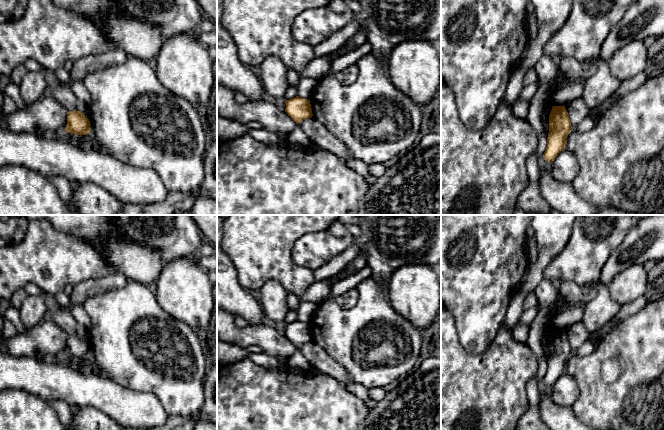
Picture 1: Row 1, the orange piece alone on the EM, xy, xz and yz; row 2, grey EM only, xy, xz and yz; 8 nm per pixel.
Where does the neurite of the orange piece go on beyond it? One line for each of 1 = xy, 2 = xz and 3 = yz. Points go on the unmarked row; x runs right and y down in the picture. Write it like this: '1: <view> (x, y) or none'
1: none
2: none
3: none

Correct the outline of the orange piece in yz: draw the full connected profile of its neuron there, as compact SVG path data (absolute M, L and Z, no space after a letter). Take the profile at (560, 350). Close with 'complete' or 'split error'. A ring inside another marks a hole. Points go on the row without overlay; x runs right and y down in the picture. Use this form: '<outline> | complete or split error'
M553 330L549 339L547 371L543 378L546 385L554 385L566 371L567 361L571 355L571 345L565 330Z | complete

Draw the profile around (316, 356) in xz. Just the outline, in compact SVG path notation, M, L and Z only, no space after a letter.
M312 341L303 344L297 349L302 352L312 367L316 368L318 371L333 376L340 383L354 383L346 369L330 357L323 348Z

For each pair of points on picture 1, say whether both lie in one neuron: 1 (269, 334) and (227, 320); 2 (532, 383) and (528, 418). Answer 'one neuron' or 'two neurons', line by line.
1: one neuron
2: one neuron

